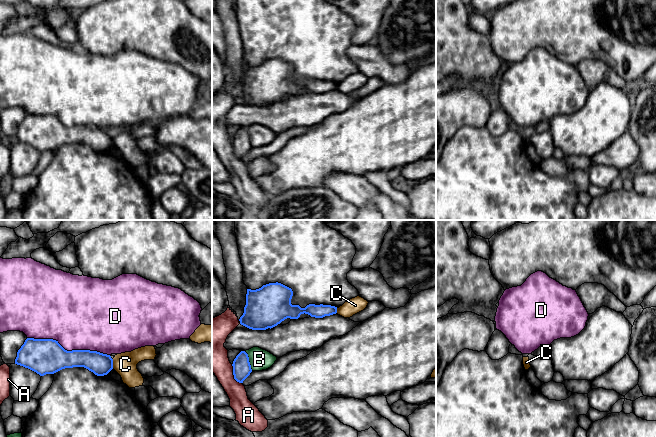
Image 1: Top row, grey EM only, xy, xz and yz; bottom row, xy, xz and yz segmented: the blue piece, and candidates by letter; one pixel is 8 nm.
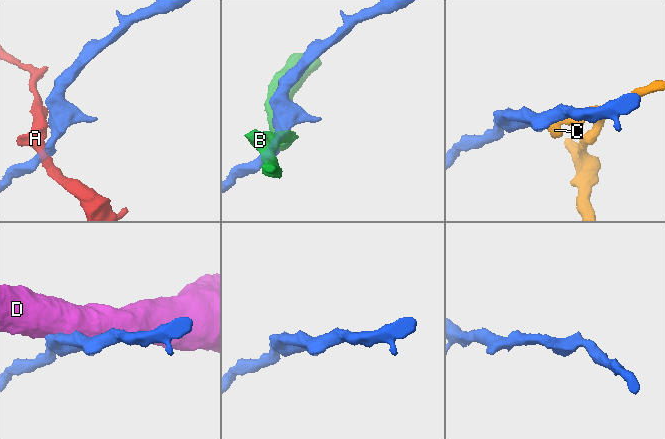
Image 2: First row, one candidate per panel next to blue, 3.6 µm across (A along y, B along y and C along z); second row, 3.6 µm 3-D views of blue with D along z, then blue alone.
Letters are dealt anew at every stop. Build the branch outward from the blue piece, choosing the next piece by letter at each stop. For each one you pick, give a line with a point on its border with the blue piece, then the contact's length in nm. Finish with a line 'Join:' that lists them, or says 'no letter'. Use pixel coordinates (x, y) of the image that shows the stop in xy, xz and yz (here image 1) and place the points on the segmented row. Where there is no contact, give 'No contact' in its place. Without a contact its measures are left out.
Join: no letter

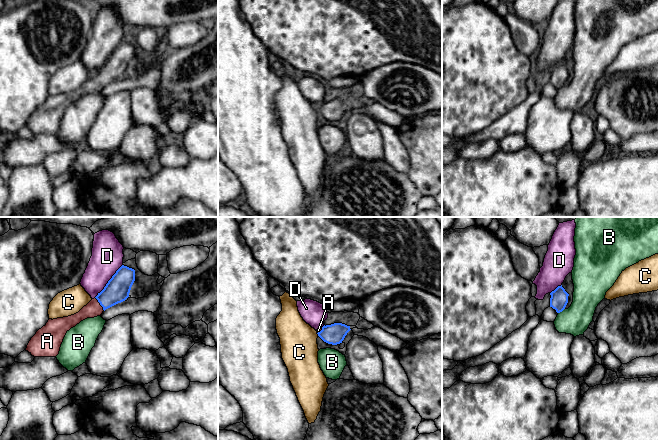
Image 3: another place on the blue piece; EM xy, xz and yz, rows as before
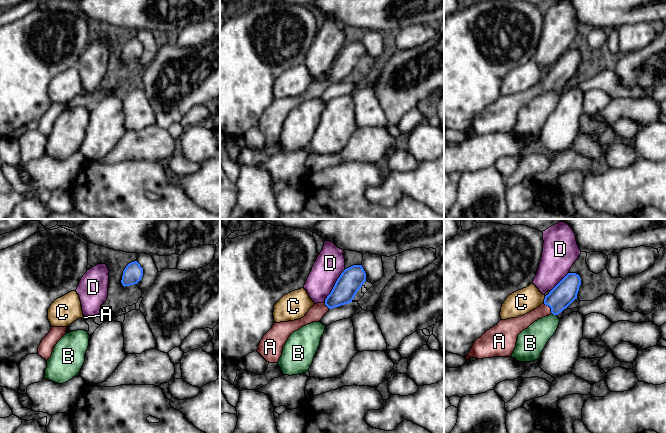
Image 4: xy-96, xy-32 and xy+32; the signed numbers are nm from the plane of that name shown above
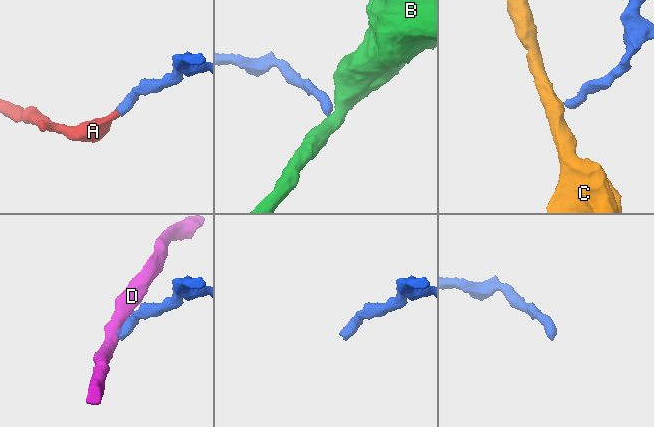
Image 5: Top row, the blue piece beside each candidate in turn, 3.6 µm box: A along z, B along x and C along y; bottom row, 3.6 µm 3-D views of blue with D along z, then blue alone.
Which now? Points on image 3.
A: Touches blue at xy (100, 304). Shared border 130 nm
Join: A

